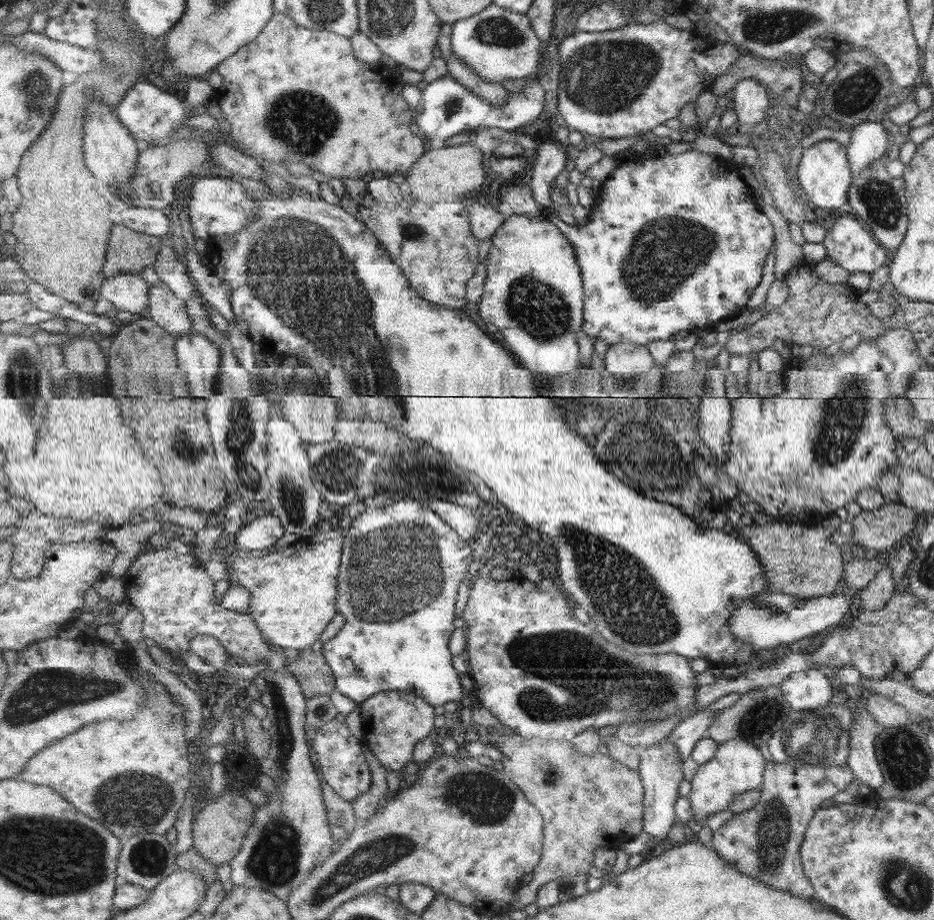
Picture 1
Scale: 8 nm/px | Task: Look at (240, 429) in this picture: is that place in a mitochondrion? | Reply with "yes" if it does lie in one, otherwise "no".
yes

